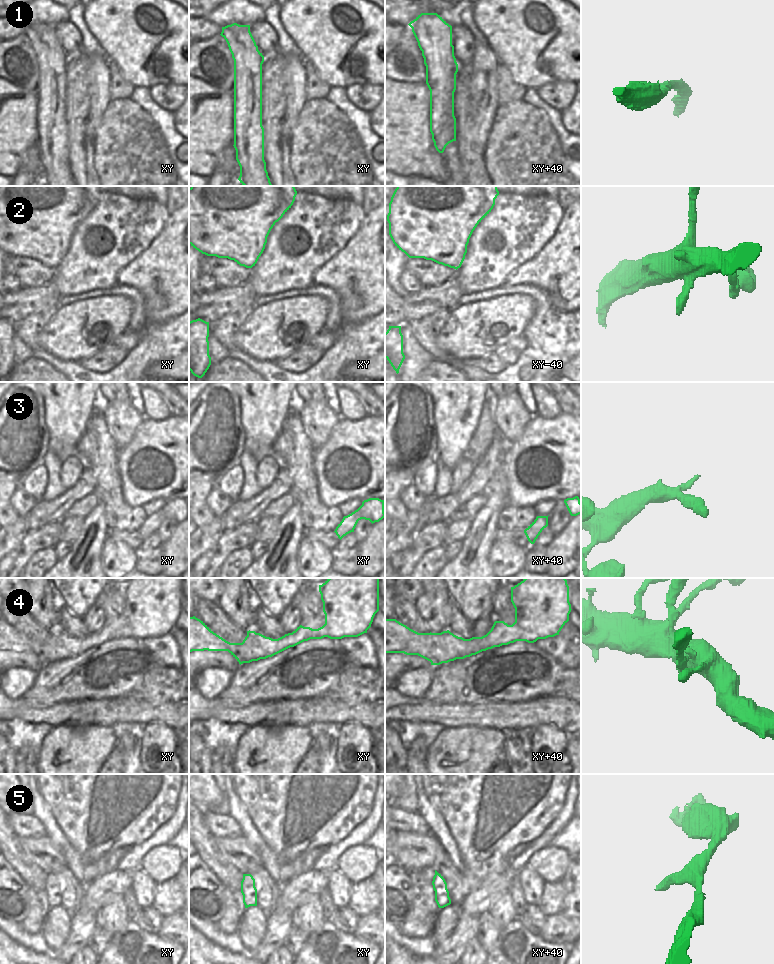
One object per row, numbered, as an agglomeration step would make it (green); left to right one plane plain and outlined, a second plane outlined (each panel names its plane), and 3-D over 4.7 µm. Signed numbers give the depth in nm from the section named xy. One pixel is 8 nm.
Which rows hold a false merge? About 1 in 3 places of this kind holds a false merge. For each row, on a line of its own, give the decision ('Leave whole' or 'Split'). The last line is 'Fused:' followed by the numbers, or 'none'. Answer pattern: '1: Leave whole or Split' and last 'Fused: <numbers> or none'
1: Leave whole
2: Leave whole
3: Leave whole
4: Leave whole
5: Leave whole
Fused: none

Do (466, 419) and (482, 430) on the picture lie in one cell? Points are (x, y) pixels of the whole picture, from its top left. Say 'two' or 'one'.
two

